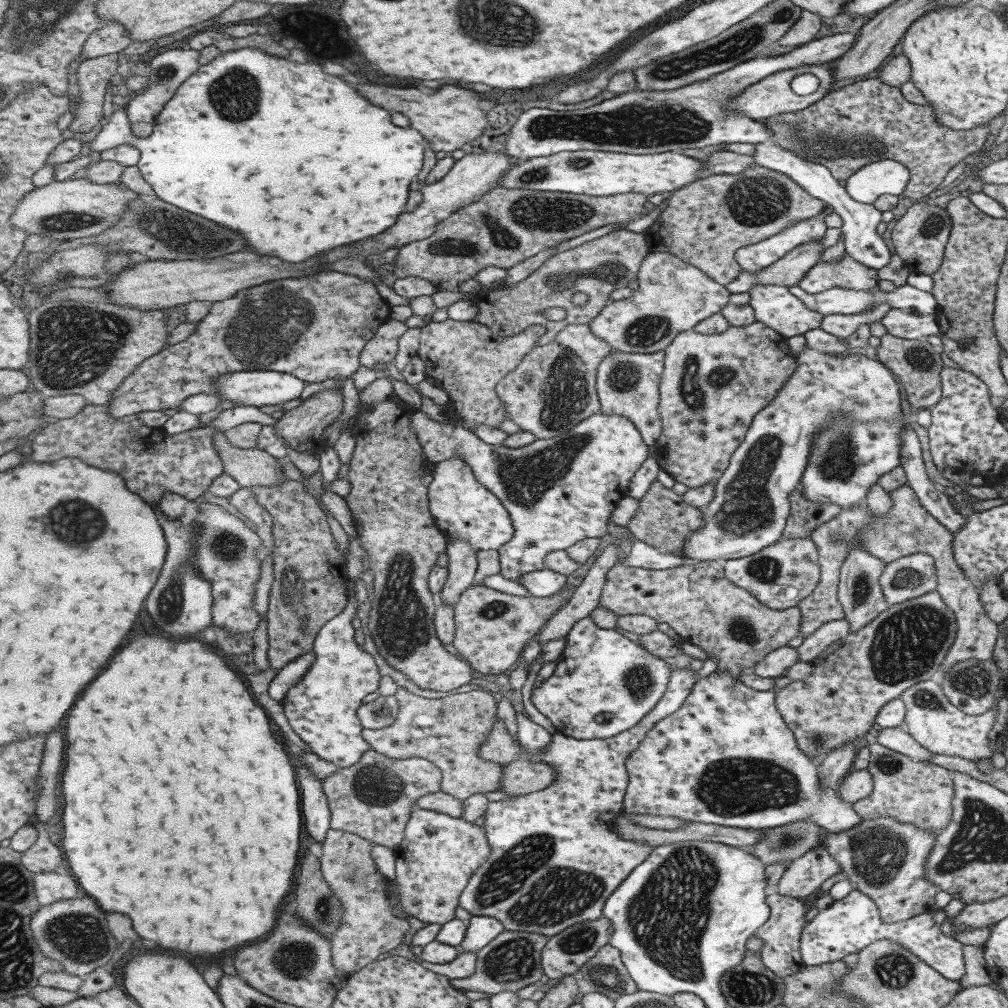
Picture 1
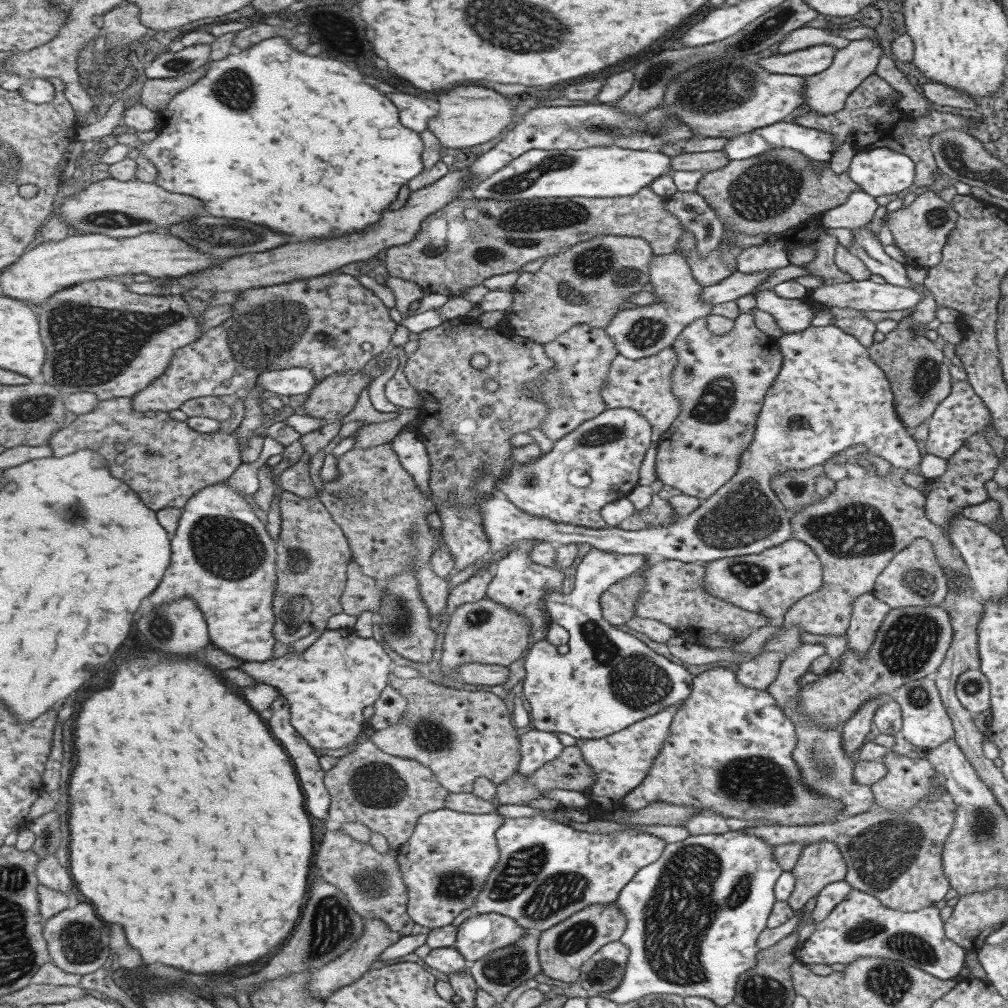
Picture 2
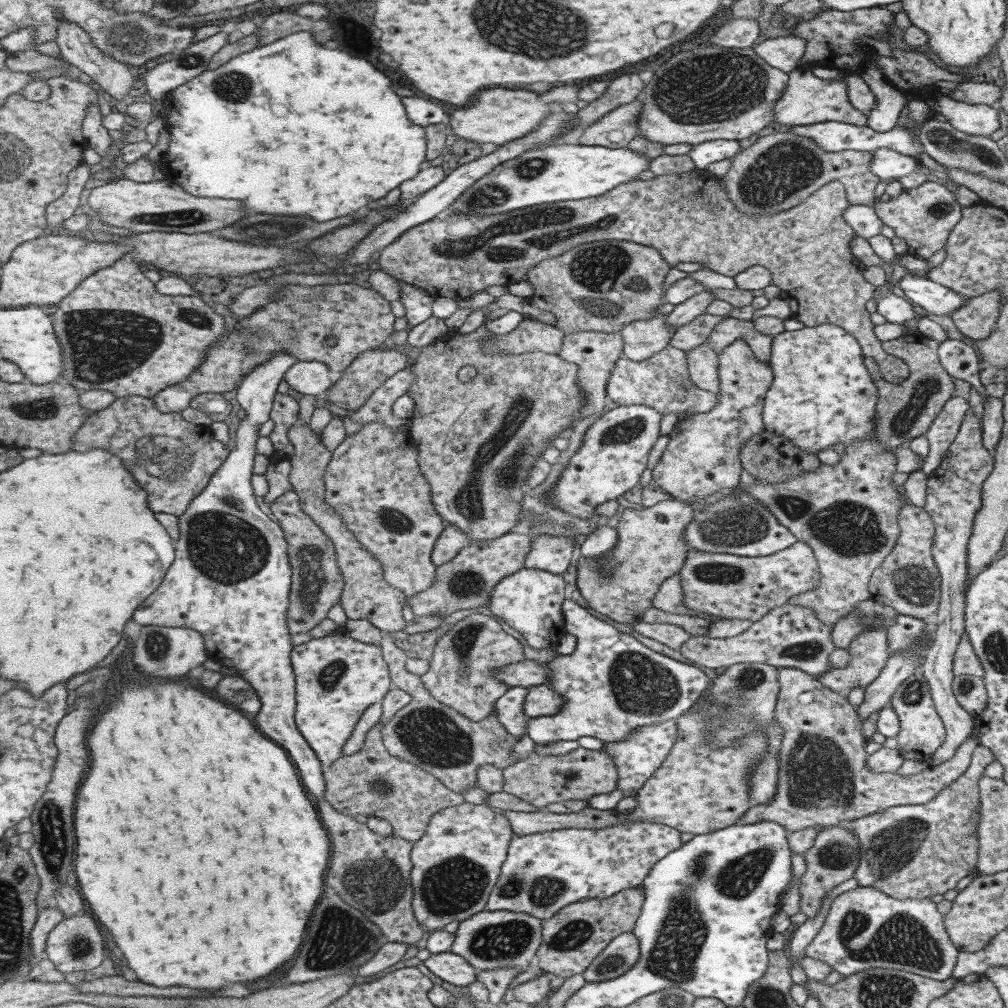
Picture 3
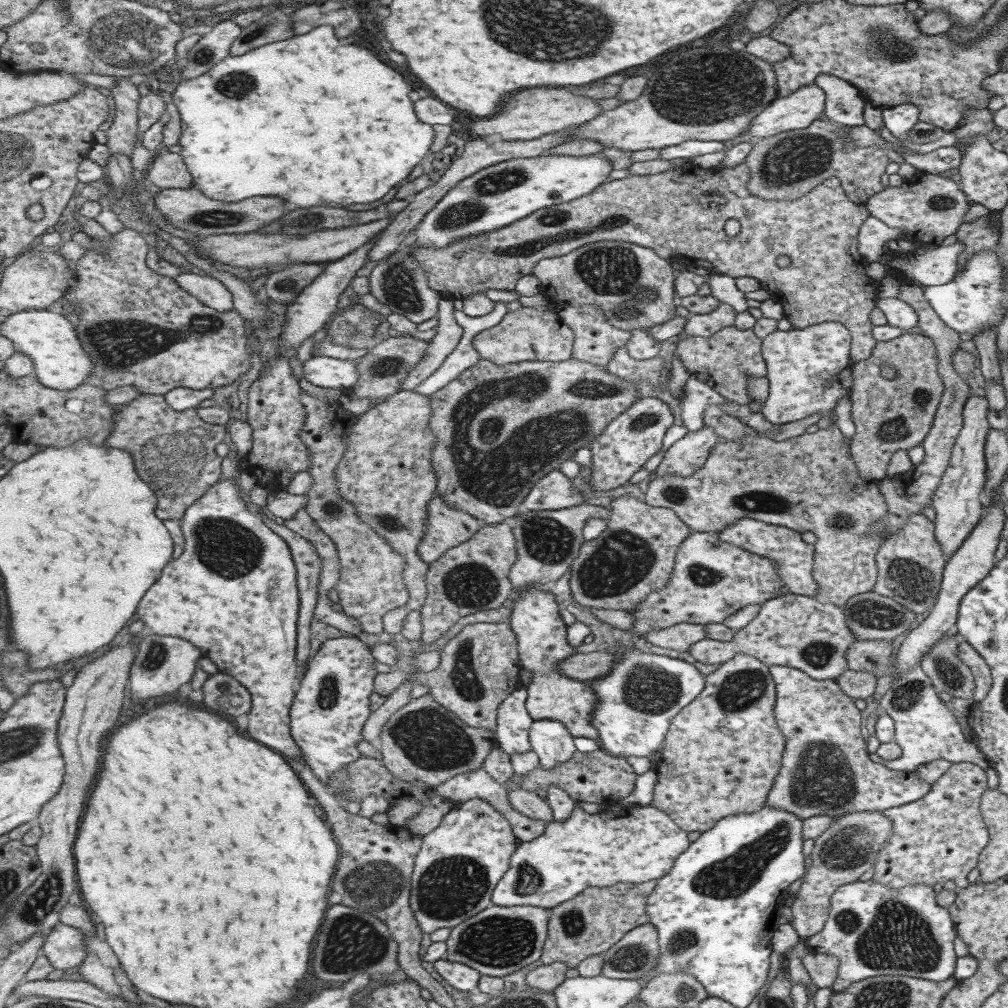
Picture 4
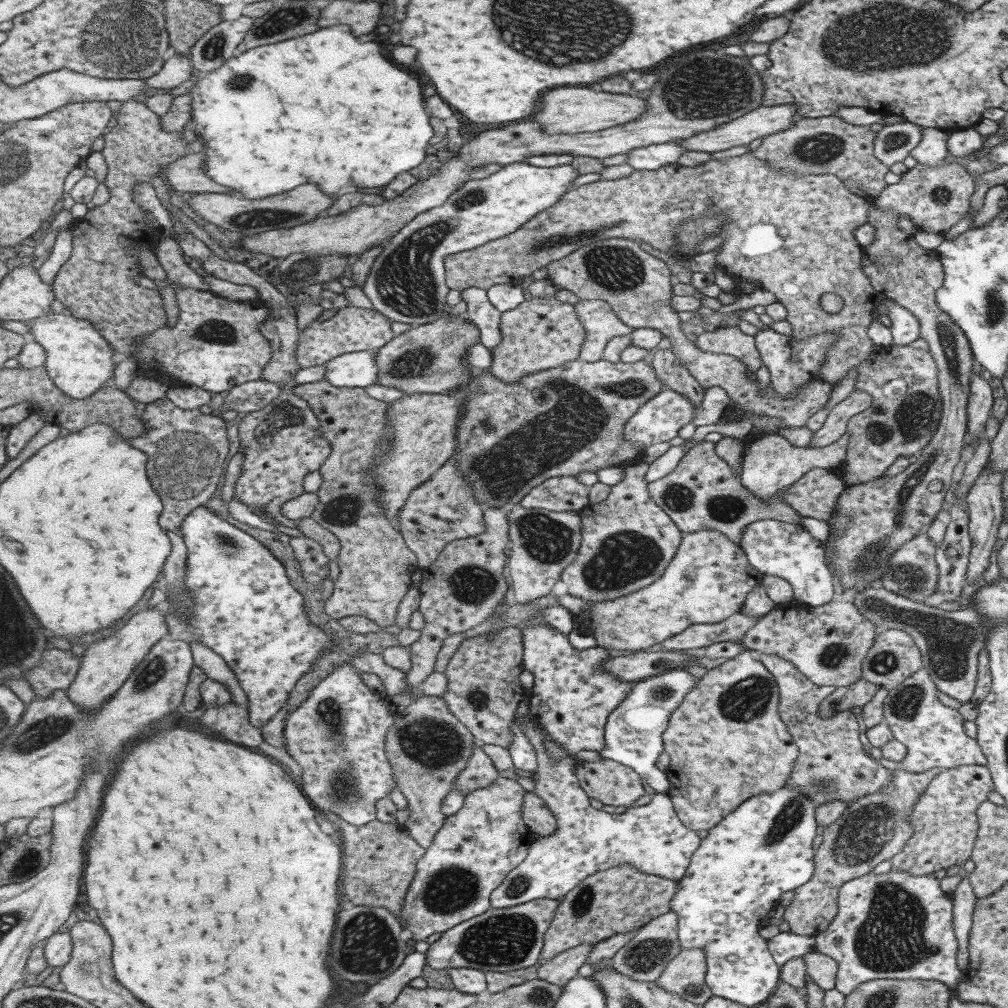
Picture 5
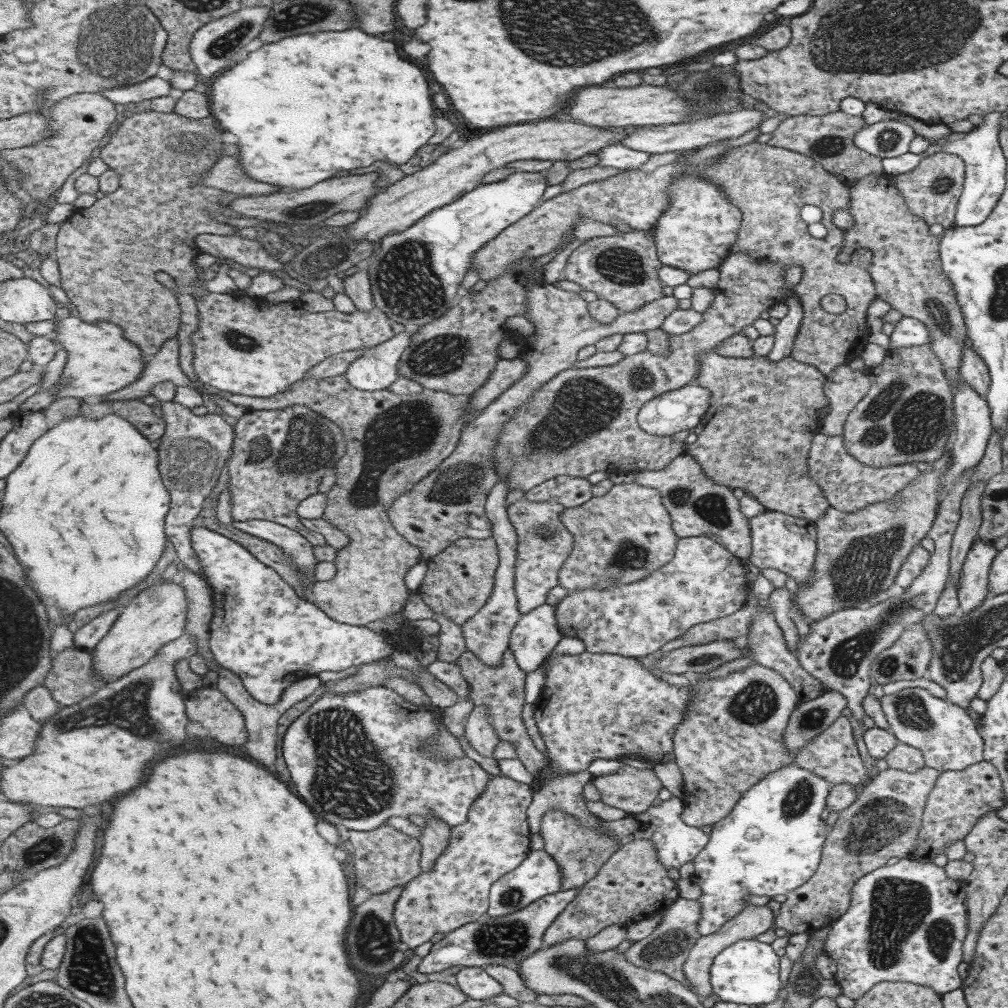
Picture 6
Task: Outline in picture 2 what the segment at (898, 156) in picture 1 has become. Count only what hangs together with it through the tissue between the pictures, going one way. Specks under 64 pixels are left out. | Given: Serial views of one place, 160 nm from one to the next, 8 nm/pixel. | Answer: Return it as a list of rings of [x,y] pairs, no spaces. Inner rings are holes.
[[[873,73],[864,78],[861,84],[848,94],[844,100],[844,105],[839,110],[826,115],[807,111],[801,116],[795,116],[791,122],[805,128],[830,132],[832,134],[832,147],[835,150],[831,157],[836,156],[837,152],[844,149],[847,139],[852,140],[855,153],[867,152],[874,148],[888,148],[893,152],[904,154],[913,161],[914,177],[912,183],[917,188],[930,186],[932,189],[938,168],[932,150],[929,148],[931,137],[942,130],[948,130],[948,128],[969,133],[969,130],[973,130],[977,126],[977,119],[971,118],[971,116],[961,116],[961,114],[939,112],[932,108],[925,115],[912,117],[897,109],[896,104],[900,98],[899,91],[885,82],[885,79]]]

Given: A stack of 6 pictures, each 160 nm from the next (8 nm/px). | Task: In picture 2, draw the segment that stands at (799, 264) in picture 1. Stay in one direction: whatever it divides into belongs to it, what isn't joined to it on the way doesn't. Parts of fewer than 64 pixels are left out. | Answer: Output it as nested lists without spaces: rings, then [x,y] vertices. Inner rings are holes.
[[[734,271],[719,283],[701,289],[699,300],[712,305],[730,302],[750,294],[753,289],[763,284],[771,272],[743,273]]]

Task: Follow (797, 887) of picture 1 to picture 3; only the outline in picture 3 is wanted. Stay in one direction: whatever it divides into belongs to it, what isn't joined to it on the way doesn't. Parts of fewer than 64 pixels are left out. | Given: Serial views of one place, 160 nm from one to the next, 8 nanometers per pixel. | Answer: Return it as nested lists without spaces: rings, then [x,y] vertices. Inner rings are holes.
[[[843,821],[837,824],[826,826],[815,835],[813,844],[803,853],[805,861],[805,873],[800,877],[799,911],[813,918],[821,906],[824,894],[834,886],[849,880],[857,870],[858,844],[850,830],[845,830]]]

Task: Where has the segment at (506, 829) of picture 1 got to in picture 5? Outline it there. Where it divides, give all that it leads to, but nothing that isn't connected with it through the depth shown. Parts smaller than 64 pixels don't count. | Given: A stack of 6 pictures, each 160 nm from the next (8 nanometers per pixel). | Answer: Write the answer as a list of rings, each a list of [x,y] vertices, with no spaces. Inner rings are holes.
[[[532,715],[522,725],[539,758],[539,769],[531,777],[535,782],[532,793],[543,798],[545,806],[554,812],[558,829],[535,840],[524,862],[492,892],[493,908],[514,907],[541,898],[562,900],[588,877],[621,866],[623,862],[643,874],[675,882],[682,878],[700,839],[695,831],[681,824],[668,794],[657,793],[645,806],[629,807],[622,814],[597,810],[591,806],[589,795],[577,779],[580,762],[574,758],[551,757],[545,747],[547,739]]]

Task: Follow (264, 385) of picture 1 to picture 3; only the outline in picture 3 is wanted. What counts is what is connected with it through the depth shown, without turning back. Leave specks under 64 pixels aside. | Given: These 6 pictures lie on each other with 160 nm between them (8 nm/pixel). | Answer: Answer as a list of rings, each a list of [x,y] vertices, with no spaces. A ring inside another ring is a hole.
[[[318,360],[297,362],[285,373],[284,380],[290,391],[297,395],[321,395],[335,382],[336,376],[330,368]]]

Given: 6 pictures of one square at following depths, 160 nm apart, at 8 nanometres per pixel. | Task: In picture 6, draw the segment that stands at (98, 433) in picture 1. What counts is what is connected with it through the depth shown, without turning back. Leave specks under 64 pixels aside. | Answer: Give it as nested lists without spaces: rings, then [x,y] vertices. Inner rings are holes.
[[[161,401],[162,417],[166,420],[167,430],[157,444],[162,474],[165,476],[166,489],[172,494],[173,502],[166,518],[167,535],[174,550],[191,570],[208,582],[199,557],[192,547],[192,530],[197,516],[204,509],[204,502],[211,496],[213,486],[219,482],[221,470],[231,458],[236,441],[236,430],[219,411],[197,416],[192,408],[177,401]]]

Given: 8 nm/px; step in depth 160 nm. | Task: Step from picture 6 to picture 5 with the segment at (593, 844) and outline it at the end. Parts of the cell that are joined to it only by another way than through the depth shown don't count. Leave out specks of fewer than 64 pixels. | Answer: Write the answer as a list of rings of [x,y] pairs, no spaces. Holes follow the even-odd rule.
[[[532,792],[527,793],[527,798],[525,798],[524,819],[532,832],[541,837],[549,836],[558,829],[554,812],[545,806],[543,798],[539,798]]]

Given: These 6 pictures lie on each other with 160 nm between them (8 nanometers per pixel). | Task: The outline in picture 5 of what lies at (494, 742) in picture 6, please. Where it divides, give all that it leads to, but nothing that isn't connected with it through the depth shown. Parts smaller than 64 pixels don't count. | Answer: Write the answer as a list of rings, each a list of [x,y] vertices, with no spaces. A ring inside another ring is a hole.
[[[477,741],[473,747],[473,756],[455,781],[453,789],[467,797],[475,790],[489,788],[499,778],[497,770],[489,754],[485,753],[484,744]]]

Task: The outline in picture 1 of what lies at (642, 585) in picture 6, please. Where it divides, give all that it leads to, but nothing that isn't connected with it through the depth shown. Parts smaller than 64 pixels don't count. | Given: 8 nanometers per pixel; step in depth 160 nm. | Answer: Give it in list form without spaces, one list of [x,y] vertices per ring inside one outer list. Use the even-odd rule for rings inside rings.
[[[779,539],[755,554],[724,561],[724,577],[773,610],[795,606],[811,594],[820,577],[818,554],[811,539]]]

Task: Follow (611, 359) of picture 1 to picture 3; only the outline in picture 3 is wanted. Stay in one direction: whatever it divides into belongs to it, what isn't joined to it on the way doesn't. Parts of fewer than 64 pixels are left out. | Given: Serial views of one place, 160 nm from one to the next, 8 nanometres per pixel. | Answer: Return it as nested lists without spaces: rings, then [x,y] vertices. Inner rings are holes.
[[[667,346],[644,361],[633,361],[621,356],[616,361],[608,382],[608,397],[617,405],[642,404],[651,406],[659,414],[680,414],[688,408],[705,413],[717,403],[715,394],[701,390],[690,380],[686,365],[686,353],[677,347]]]

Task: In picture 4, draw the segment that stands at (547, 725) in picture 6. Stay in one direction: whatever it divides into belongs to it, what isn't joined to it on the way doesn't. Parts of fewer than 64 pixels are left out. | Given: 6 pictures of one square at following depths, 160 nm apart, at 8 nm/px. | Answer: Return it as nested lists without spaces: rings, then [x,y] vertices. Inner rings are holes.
[[[531,585],[519,592],[513,590],[515,602],[509,623],[515,631],[523,666],[534,672],[531,684],[526,687],[528,699],[526,707],[535,721],[553,719],[564,722],[573,738],[601,739],[592,720],[594,710],[600,701],[590,681],[569,678],[558,670],[558,664],[568,656],[575,655],[575,647],[567,644],[567,623],[562,617],[555,594],[549,587]]]

